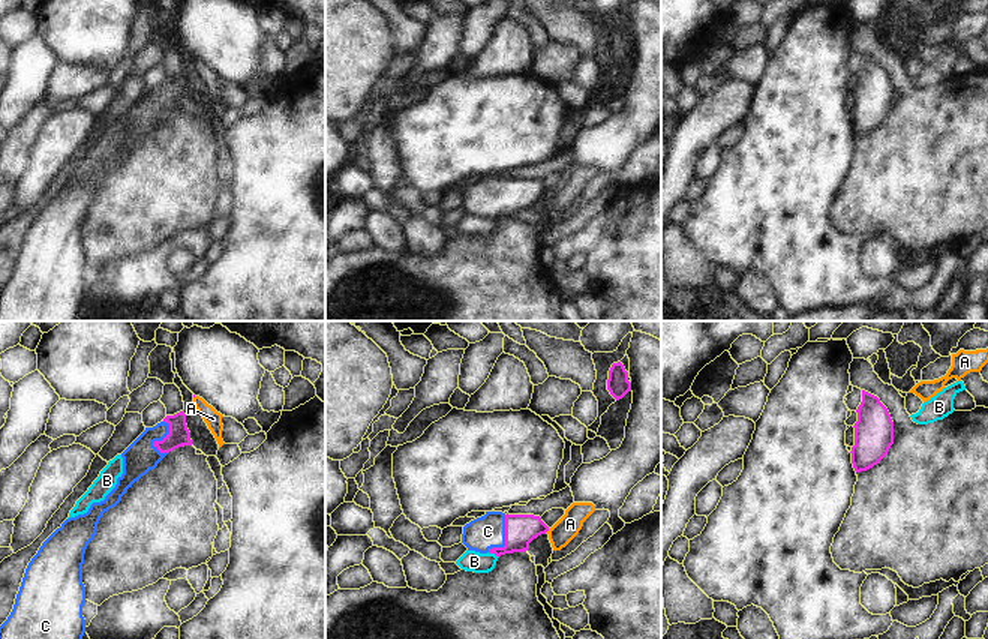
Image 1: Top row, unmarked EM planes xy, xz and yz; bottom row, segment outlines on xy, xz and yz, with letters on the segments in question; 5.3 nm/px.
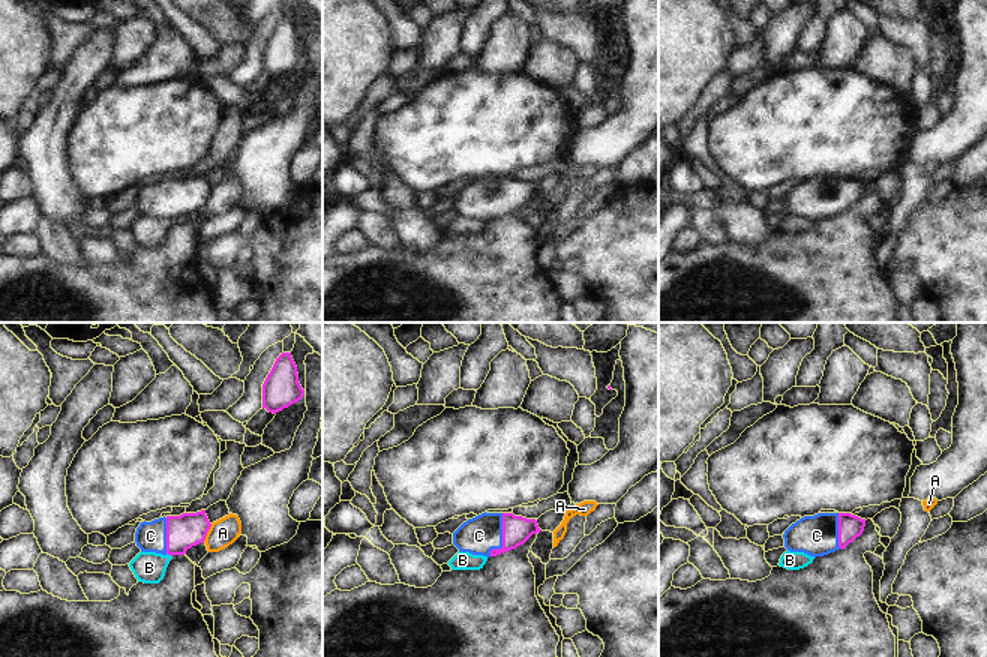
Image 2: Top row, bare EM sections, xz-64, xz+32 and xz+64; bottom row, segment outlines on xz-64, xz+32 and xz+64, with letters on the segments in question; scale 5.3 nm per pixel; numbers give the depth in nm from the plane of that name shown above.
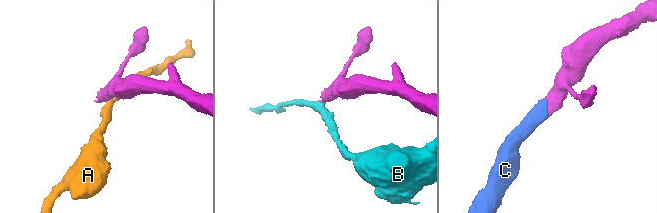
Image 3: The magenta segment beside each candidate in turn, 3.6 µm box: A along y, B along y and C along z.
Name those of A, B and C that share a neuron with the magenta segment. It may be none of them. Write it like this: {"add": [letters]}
{"add": ["C"]}

